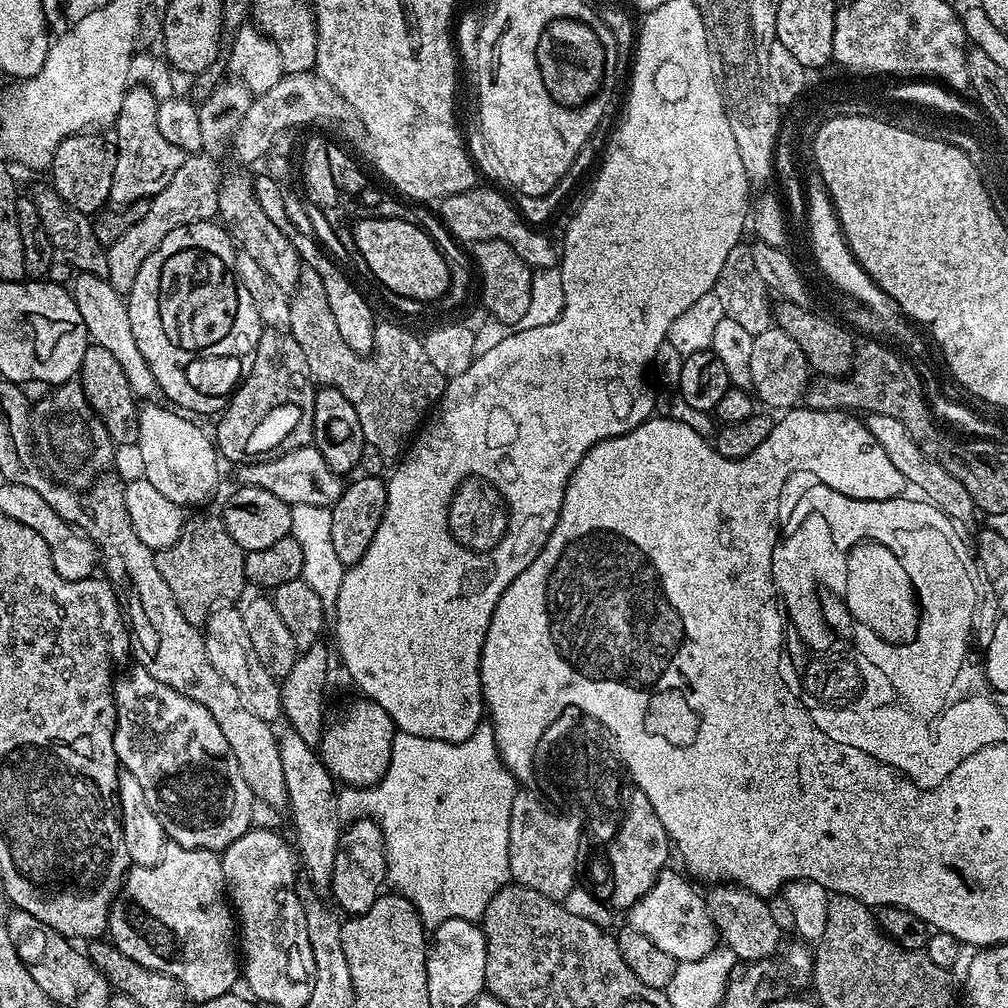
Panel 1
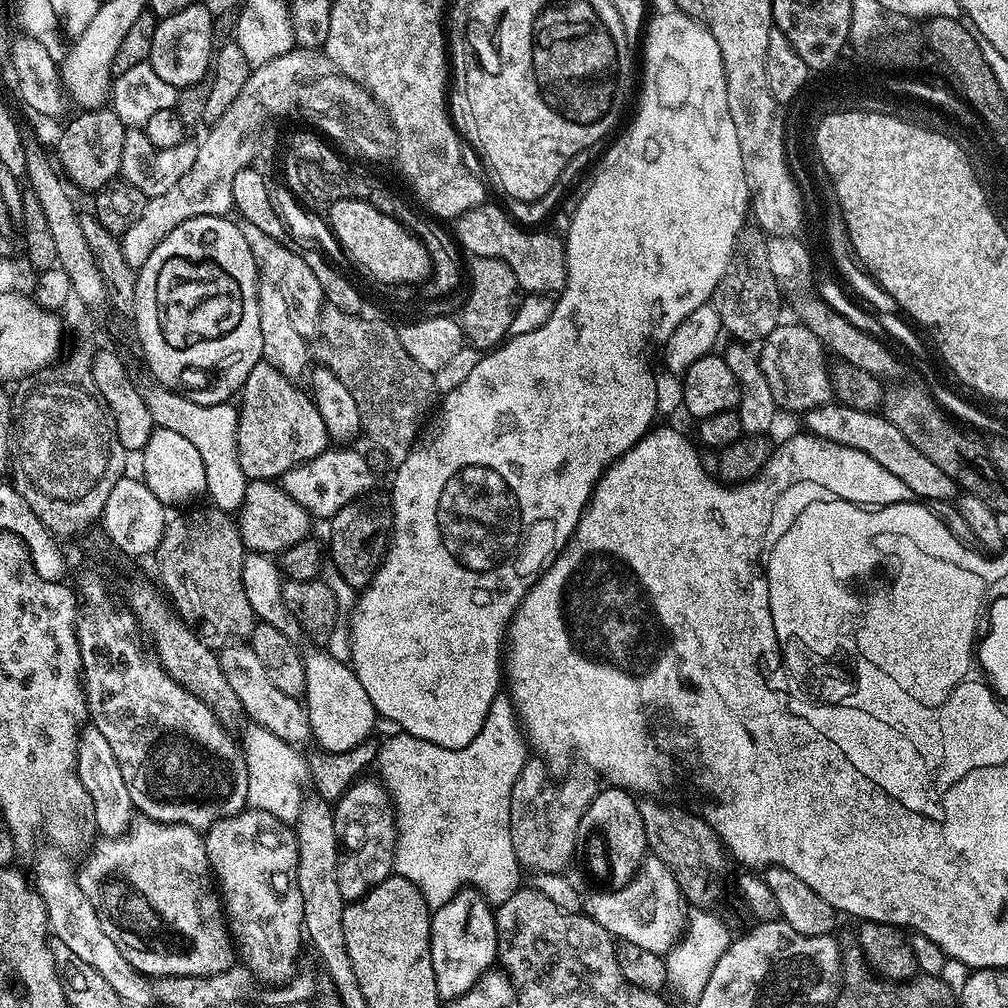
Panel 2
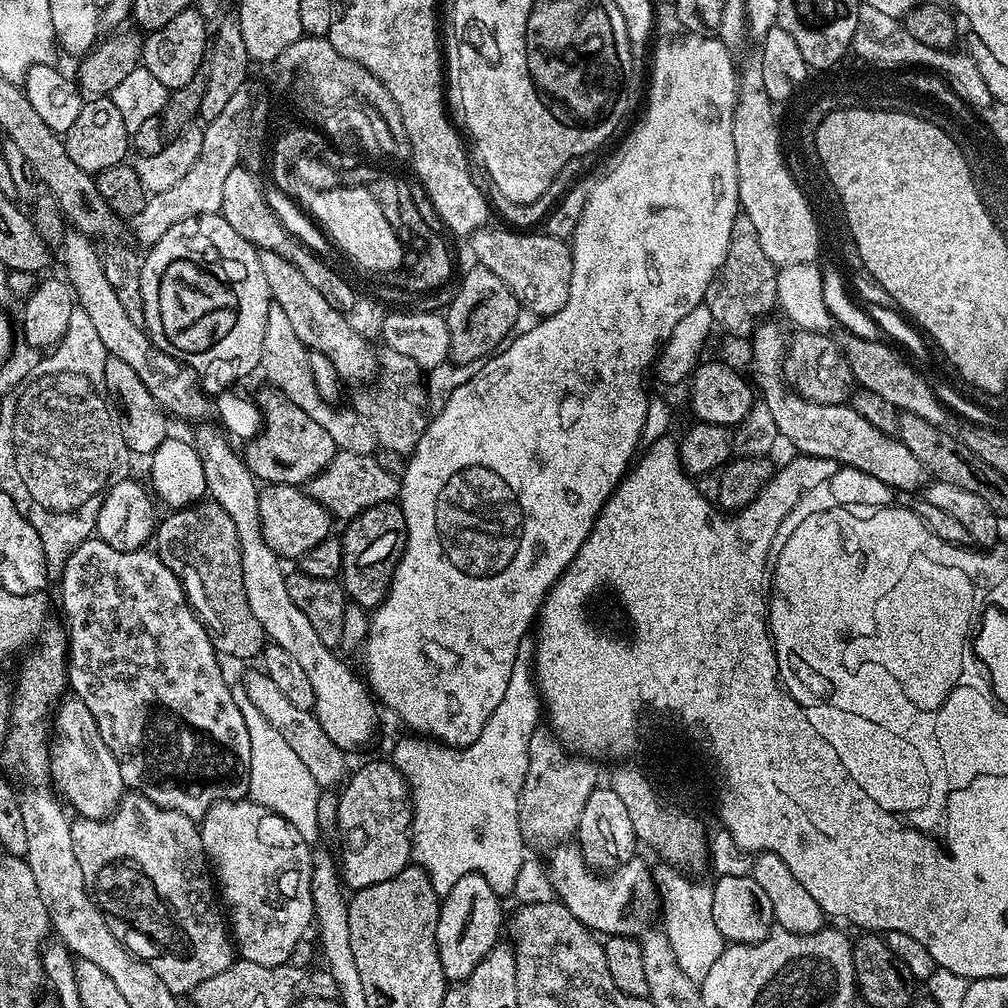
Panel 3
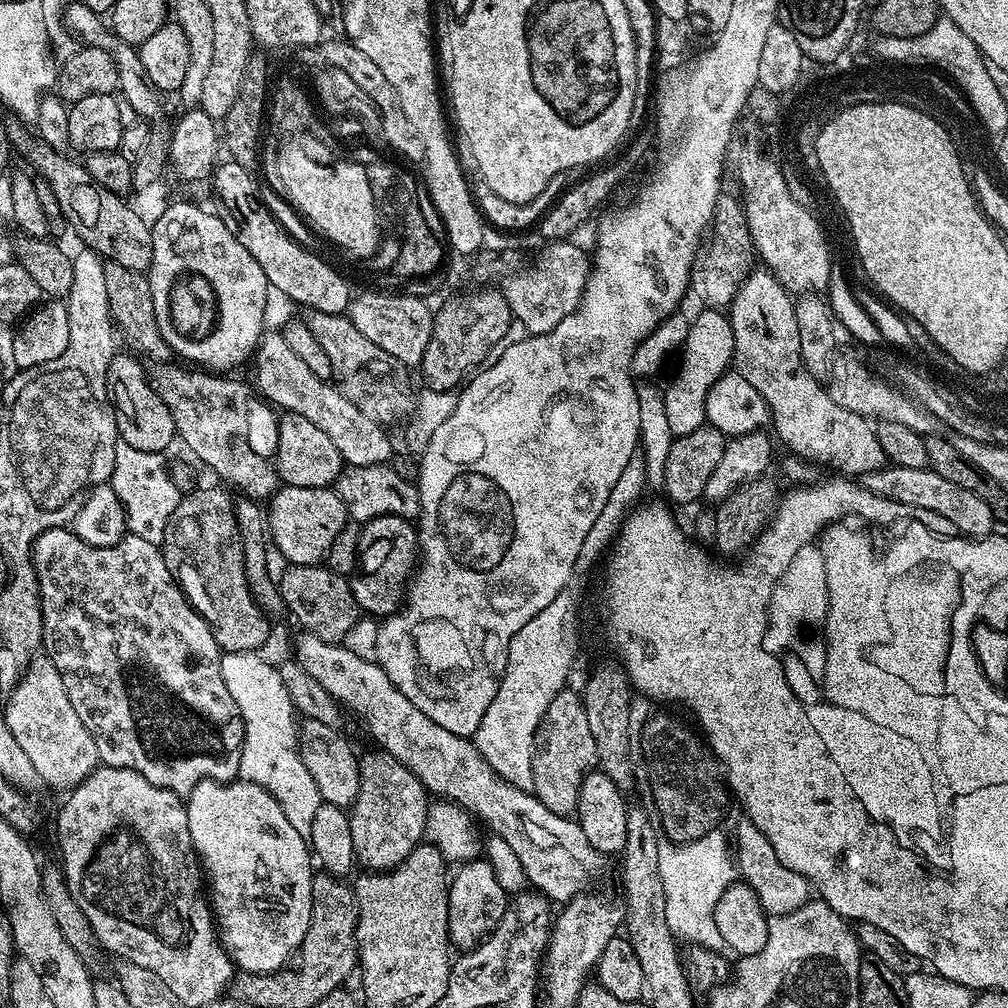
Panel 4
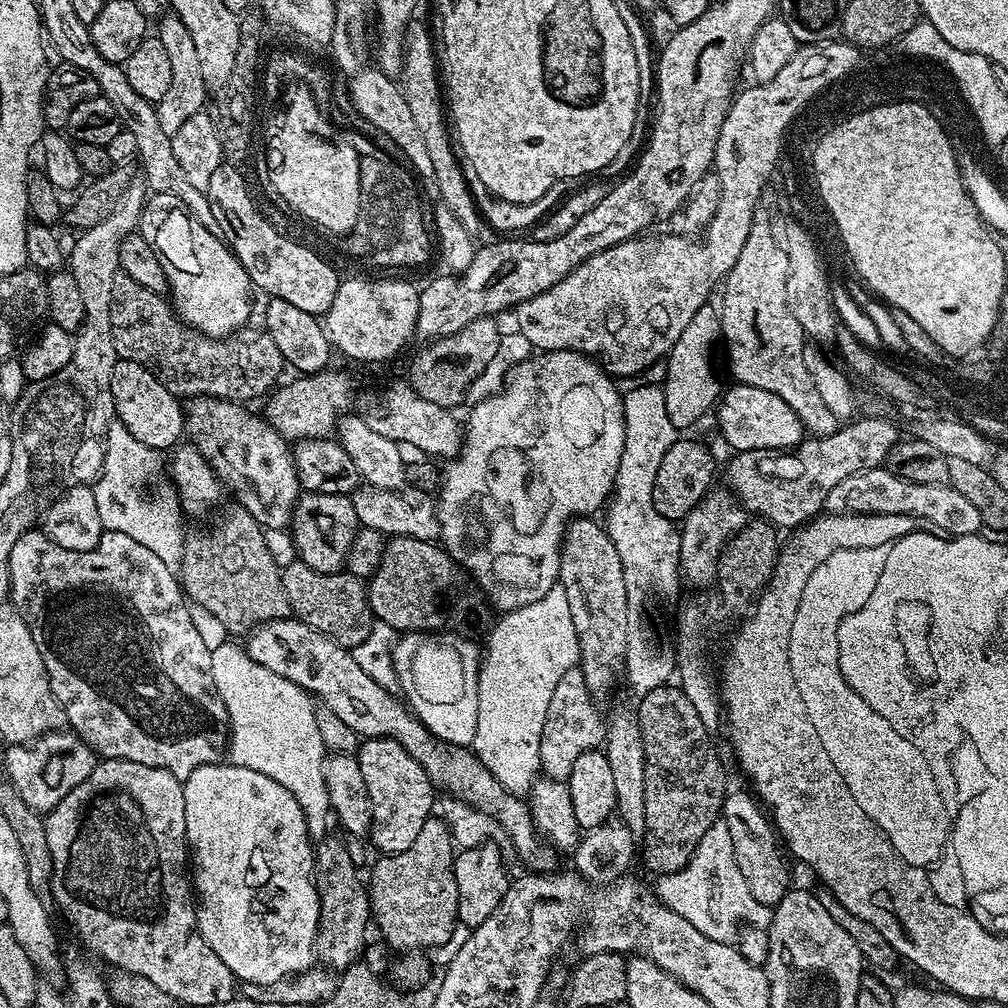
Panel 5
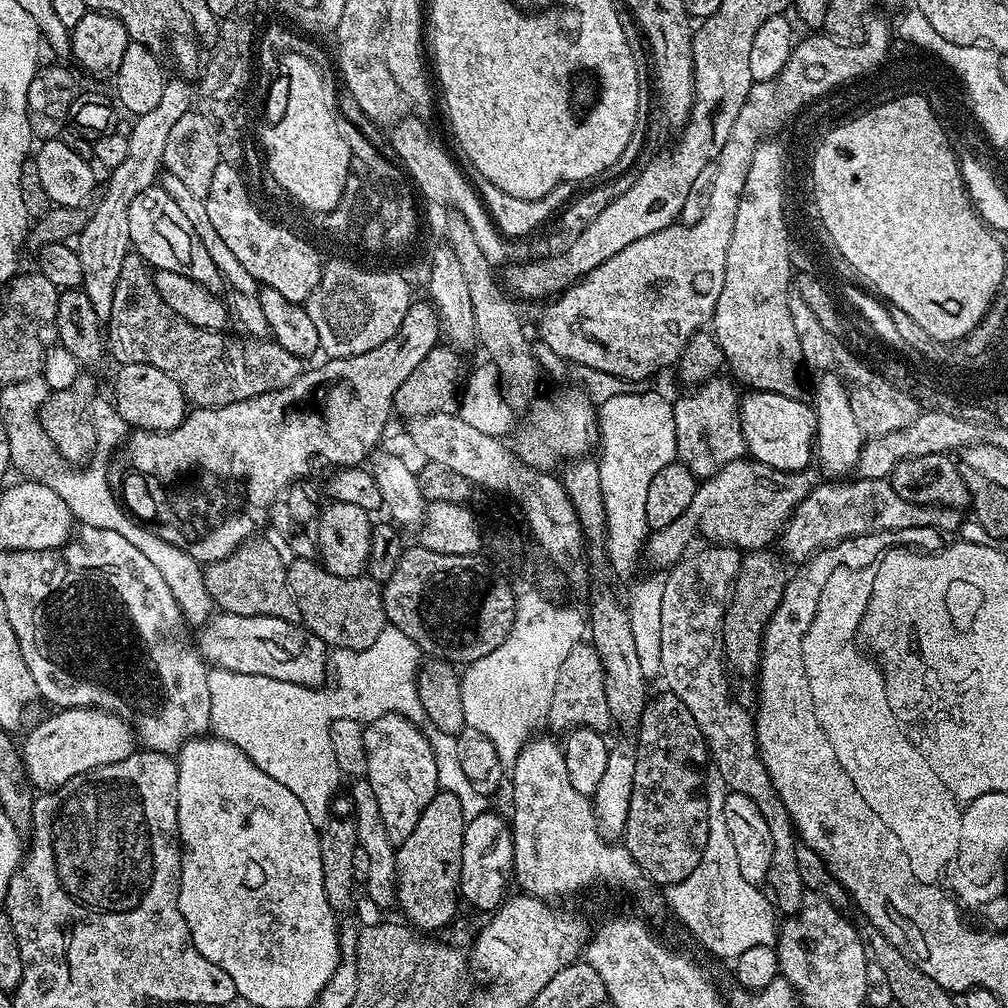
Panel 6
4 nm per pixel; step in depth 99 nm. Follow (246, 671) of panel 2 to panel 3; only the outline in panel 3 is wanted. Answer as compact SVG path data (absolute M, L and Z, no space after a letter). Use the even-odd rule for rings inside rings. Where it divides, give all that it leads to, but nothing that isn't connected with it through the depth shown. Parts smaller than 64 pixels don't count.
M263 670L246 673L242 687L254 706L258 706L262 716L274 726L274 730L278 730L278 734L286 738L286 746L290 746L290 750L298 754L302 766L310 770L310 778L314 778L321 790L332 790L336 788L335 784L340 786L345 783L350 772L349 757L338 746L334 746L334 742L330 742L329 735L319 725L314 711L298 710L298 706L294 706L294 702L290 702L290 698L286 698L286 694L278 690L278 686L274 686L274 681Z

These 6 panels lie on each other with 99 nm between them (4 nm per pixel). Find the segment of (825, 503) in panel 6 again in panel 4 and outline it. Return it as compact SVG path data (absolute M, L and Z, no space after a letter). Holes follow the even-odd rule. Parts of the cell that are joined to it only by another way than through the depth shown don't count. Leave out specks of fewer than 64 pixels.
M885 466L876 472L868 472L862 478L865 493L879 496L882 500L893 500L904 504L909 510L921 508L933 517L941 516L948 524L957 528L957 533L968 538L983 538L993 535L994 517L990 506L978 494L942 478L942 474L933 472L931 467L908 469Z

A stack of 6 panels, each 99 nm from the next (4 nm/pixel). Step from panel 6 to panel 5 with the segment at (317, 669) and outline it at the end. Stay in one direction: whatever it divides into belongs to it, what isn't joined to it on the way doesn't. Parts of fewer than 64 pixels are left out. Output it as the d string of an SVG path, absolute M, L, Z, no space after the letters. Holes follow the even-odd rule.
M295 618L271 620L268 624L261 624L260 627L247 633L247 640L246 651L250 659L258 662L258 666L266 666L266 670L274 670L274 674L294 682L305 692L315 697L323 707L334 710L334 714L338 714L338 718L342 718L342 722L346 722L346 726L350 726L350 730L354 730L357 737L381 736L398 742L398 746L402 746L402 750L406 750L406 754L410 754L410 758L414 758L420 763L422 770L426 770L430 782L439 791L441 788L444 794L451 793L453 797L463 800L465 804L469 804L478 812L492 813L497 822L504 828L505 834L508 835L507 843L526 863L536 867L533 869L544 870L544 867L551 862L552 856L546 849L540 848L536 852L539 840L538 829L532 821L532 810L527 803L519 795L510 794L507 788L503 788L496 781L491 770L486 767L485 761L477 756L475 751L464 746L445 744L444 741L439 740L399 699L396 701L392 697L393 693L389 689L382 687L378 682L374 682L374 678L370 678L370 674L366 674L366 670L362 670L362 666L358 666L358 662L354 662L349 649L342 647L330 637L322 635L318 630L306 626L301 620Z

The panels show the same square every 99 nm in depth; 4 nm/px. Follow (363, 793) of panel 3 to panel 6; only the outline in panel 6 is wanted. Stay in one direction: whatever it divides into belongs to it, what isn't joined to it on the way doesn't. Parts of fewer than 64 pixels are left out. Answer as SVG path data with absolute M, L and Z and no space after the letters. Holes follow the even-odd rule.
M397 712L367 721L364 741L368 751L366 779L378 798L386 834L390 834L390 842L398 846L410 838L414 826L418 826L420 812L430 806L437 794L438 766L434 766L434 750L430 750L430 742L426 742L422 730Z

